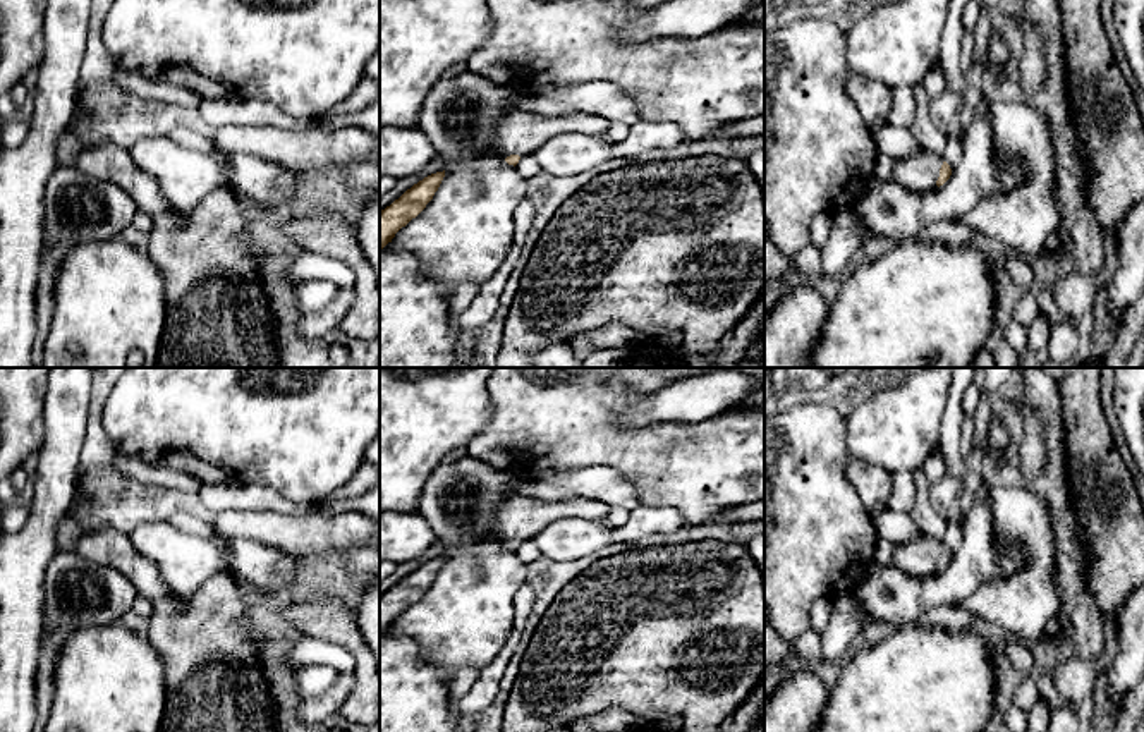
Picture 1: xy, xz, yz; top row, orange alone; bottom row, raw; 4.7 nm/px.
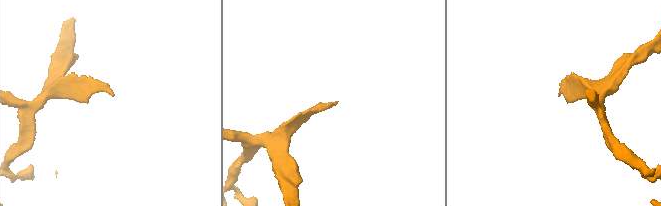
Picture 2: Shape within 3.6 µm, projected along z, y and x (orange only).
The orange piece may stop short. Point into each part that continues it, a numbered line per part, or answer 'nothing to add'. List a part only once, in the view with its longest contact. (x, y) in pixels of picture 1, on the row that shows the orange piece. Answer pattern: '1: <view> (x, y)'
1: yz (919, 172)

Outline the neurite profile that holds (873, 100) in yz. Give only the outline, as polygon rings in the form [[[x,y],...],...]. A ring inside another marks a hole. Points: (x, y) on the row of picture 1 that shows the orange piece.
[[[850,65],[847,67],[845,84],[869,131],[874,132],[888,124],[891,110],[891,93],[888,86],[876,79],[859,76]]]

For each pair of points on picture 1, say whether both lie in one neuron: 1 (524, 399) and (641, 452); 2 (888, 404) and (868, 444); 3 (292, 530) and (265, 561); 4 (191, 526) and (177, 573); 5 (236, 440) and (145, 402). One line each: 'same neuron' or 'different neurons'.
1: same neuron
2: same neuron
3: different neurons
4: different neurons
5: same neuron

